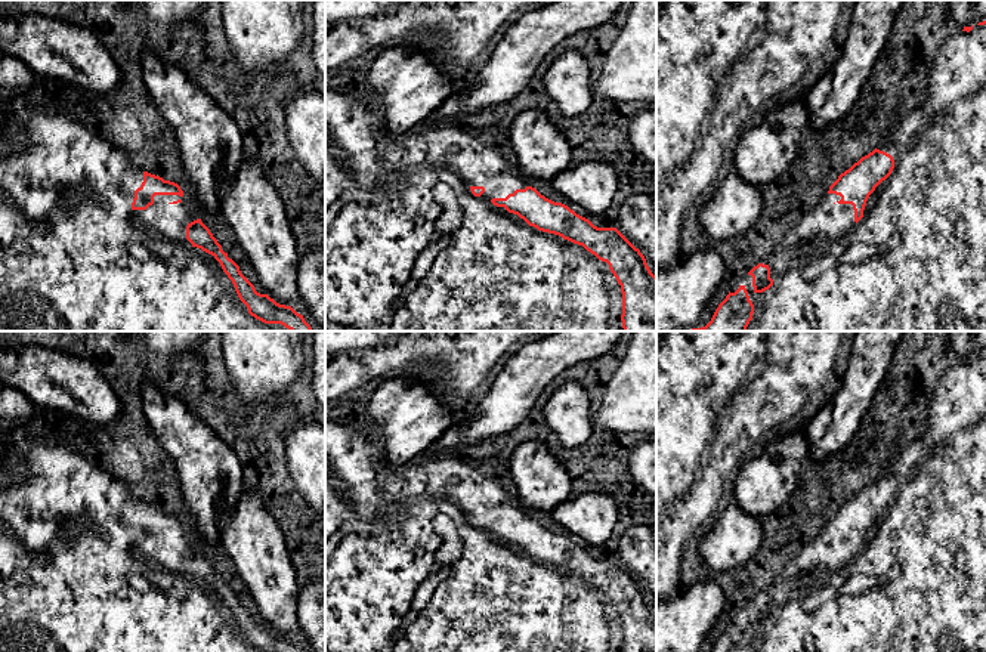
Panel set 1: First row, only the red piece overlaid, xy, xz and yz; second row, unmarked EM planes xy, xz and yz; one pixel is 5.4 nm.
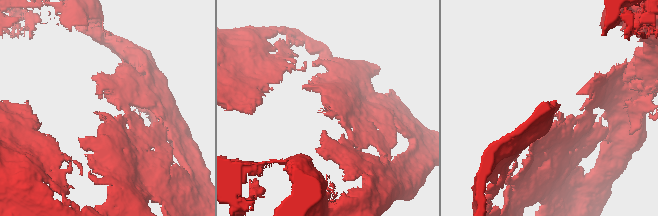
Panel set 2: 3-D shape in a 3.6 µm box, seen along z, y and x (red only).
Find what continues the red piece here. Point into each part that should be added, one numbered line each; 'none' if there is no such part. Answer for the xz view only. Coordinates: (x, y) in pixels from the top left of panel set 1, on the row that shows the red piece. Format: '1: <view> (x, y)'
1: xz (611, 284)

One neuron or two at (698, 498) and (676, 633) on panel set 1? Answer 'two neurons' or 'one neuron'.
two neurons

